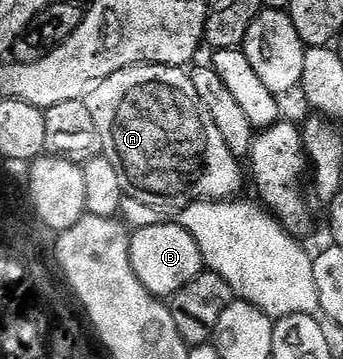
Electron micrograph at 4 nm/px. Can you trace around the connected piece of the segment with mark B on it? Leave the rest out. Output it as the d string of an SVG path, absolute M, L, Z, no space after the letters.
M177 221L171 223L150 223L147 227L136 230L130 237L128 252L130 270L138 279L138 283L149 295L169 297L176 294L188 281L192 281L204 269L200 245Z

